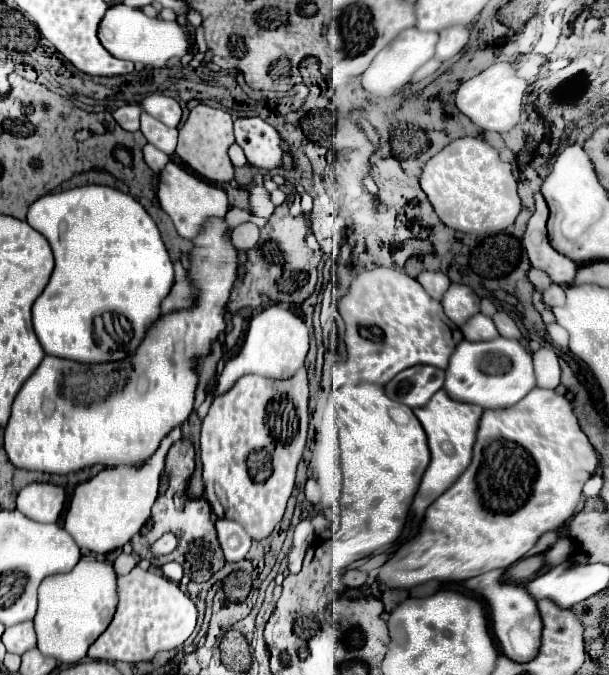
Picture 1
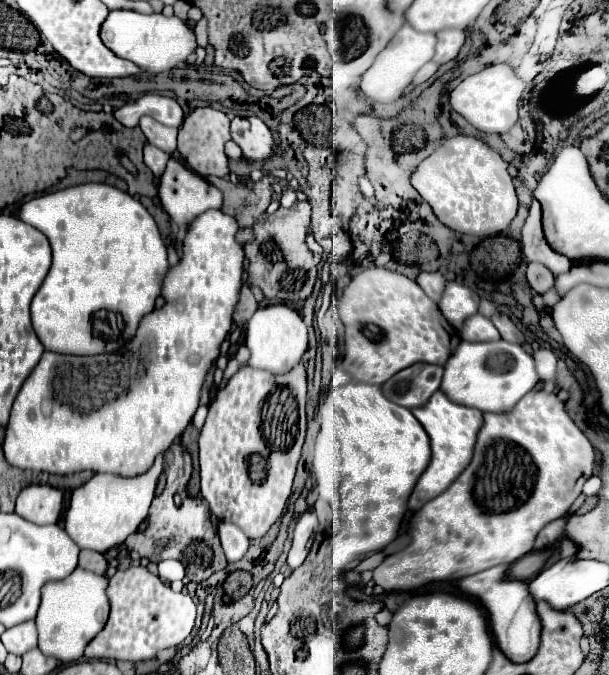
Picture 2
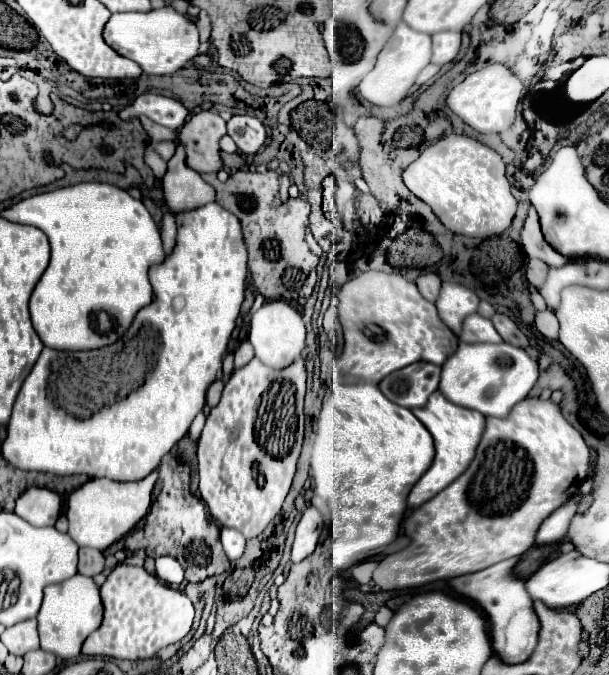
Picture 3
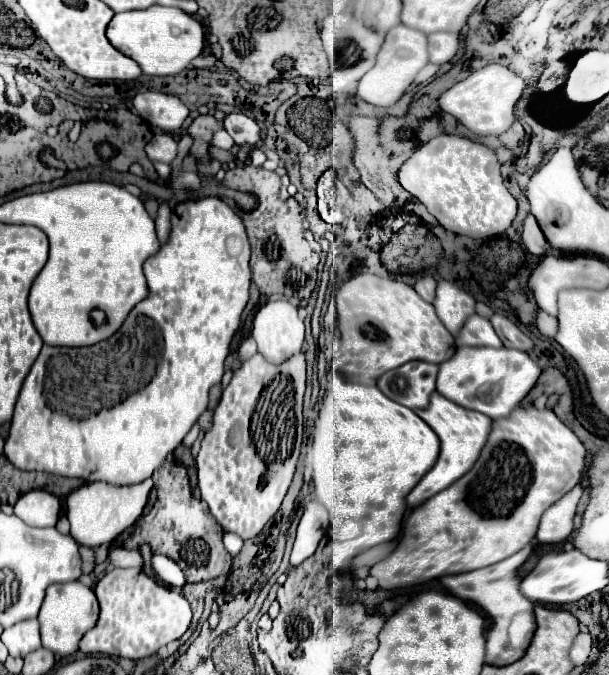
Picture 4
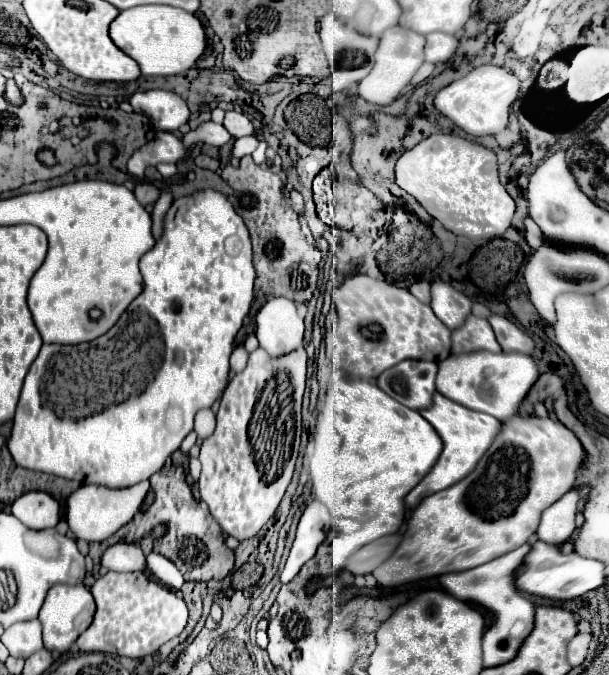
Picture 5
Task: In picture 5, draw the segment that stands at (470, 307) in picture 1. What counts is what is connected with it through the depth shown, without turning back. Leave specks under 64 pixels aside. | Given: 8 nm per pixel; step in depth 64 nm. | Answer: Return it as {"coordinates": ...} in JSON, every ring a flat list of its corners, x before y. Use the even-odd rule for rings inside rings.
{"coordinates":[[436,280,432,282,432,302,430,308,442,320,450,330,456,330,464,324,464,320,470,314,470,298,458,290,454,290,450,284]]}

